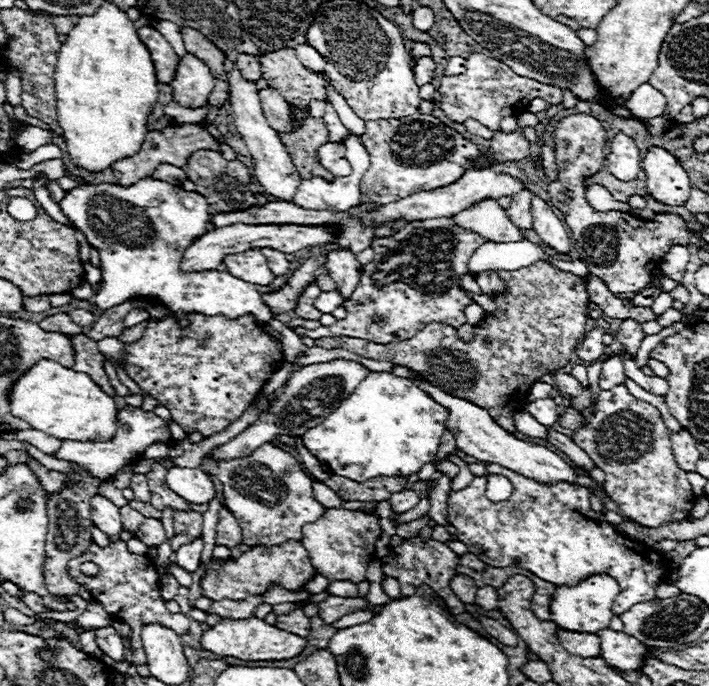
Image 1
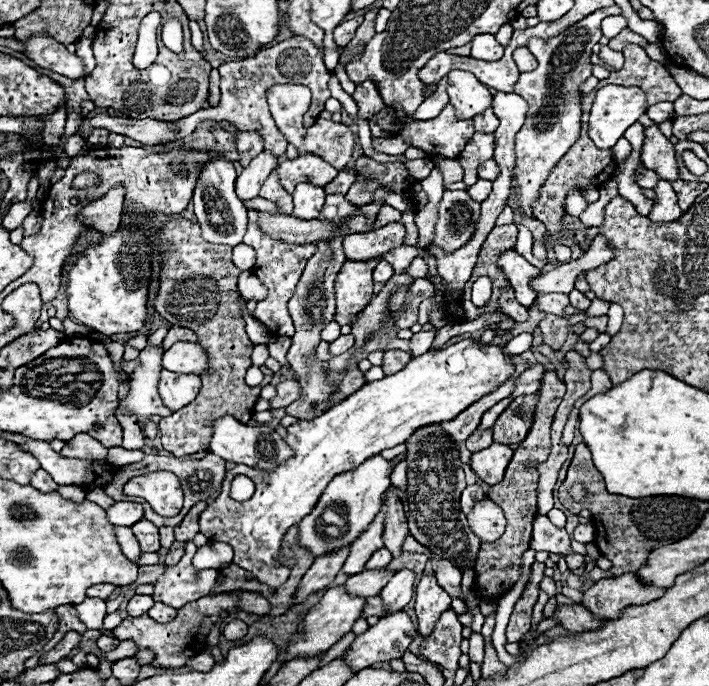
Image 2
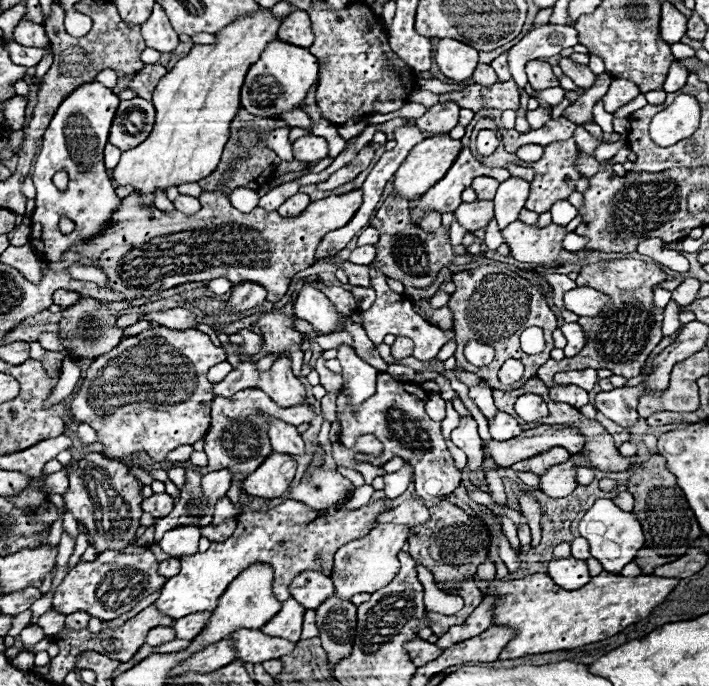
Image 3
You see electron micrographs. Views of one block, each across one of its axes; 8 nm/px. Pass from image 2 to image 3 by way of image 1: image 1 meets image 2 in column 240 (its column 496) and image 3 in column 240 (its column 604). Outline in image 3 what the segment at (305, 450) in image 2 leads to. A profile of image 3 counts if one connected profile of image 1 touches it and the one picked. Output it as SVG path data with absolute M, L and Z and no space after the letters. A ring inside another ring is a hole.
M286 500L280 506L264 512L242 512L238 518L236 532L224 542L212 542L210 548L202 554L184 556L180 560L180 572L166 580L160 598L154 602L158 612L170 616L172 620L184 618L188 614L214 610L218 606L218 598L226 592L228 584L242 574L252 564L268 564L274 570L274 596L284 602L290 598L288 584L292 576L304 570L320 570L328 576L332 574L332 558L334 552L348 544L350 540L362 538L368 534L370 524L374 524L376 516L384 512L384 500L374 502L372 506L362 506L358 510L342 510L340 504L330 506L326 510L306 508L302 502Z

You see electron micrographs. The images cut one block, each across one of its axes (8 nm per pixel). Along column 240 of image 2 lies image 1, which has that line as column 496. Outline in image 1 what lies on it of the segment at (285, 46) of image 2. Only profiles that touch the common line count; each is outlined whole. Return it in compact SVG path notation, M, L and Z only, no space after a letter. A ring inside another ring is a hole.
M480 52L470 54L466 58L466 72L442 78L440 88L438 88L440 110L450 120L462 124L468 118L474 118L494 132L500 130L502 118L516 116L518 112L526 110L530 100L534 100L534 98L542 98L548 104L562 104L562 90L554 88L554 86L540 84L532 78L516 76L504 62L500 62L496 58L488 58Z

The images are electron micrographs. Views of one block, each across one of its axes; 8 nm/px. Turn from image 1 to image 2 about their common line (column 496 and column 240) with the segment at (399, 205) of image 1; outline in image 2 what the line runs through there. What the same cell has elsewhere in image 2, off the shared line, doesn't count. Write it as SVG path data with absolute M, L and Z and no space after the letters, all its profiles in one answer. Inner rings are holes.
M260 152L252 158L252 162L238 174L236 178L236 194L242 200L250 200L258 196L258 190L262 188L264 180L270 176L270 172L278 166L278 158L270 152Z

